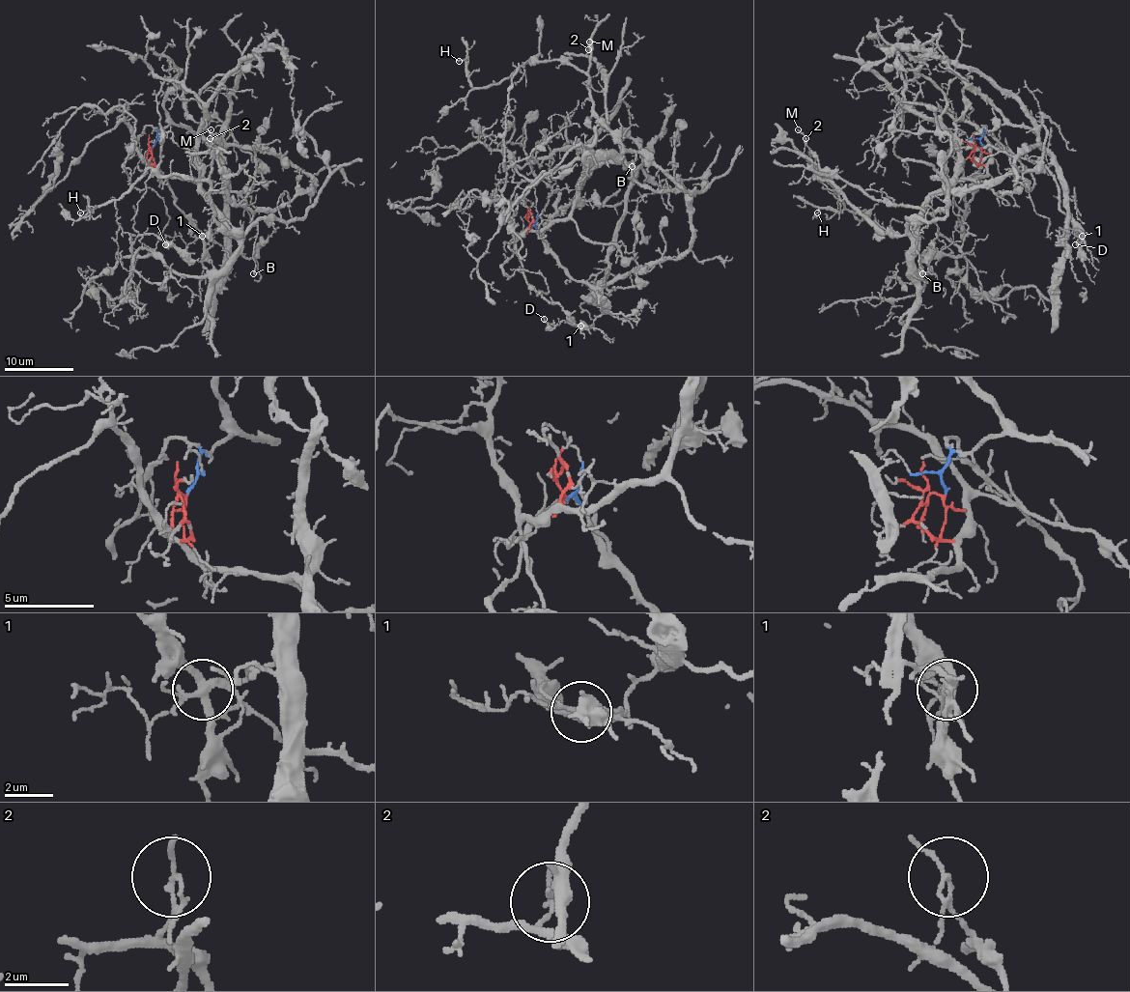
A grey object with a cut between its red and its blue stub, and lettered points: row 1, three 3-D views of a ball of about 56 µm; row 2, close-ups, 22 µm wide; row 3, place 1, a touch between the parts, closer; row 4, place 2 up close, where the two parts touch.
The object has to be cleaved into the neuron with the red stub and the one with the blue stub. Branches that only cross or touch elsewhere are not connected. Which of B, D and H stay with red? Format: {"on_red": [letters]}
{"on_red": ["B", "H"]}

